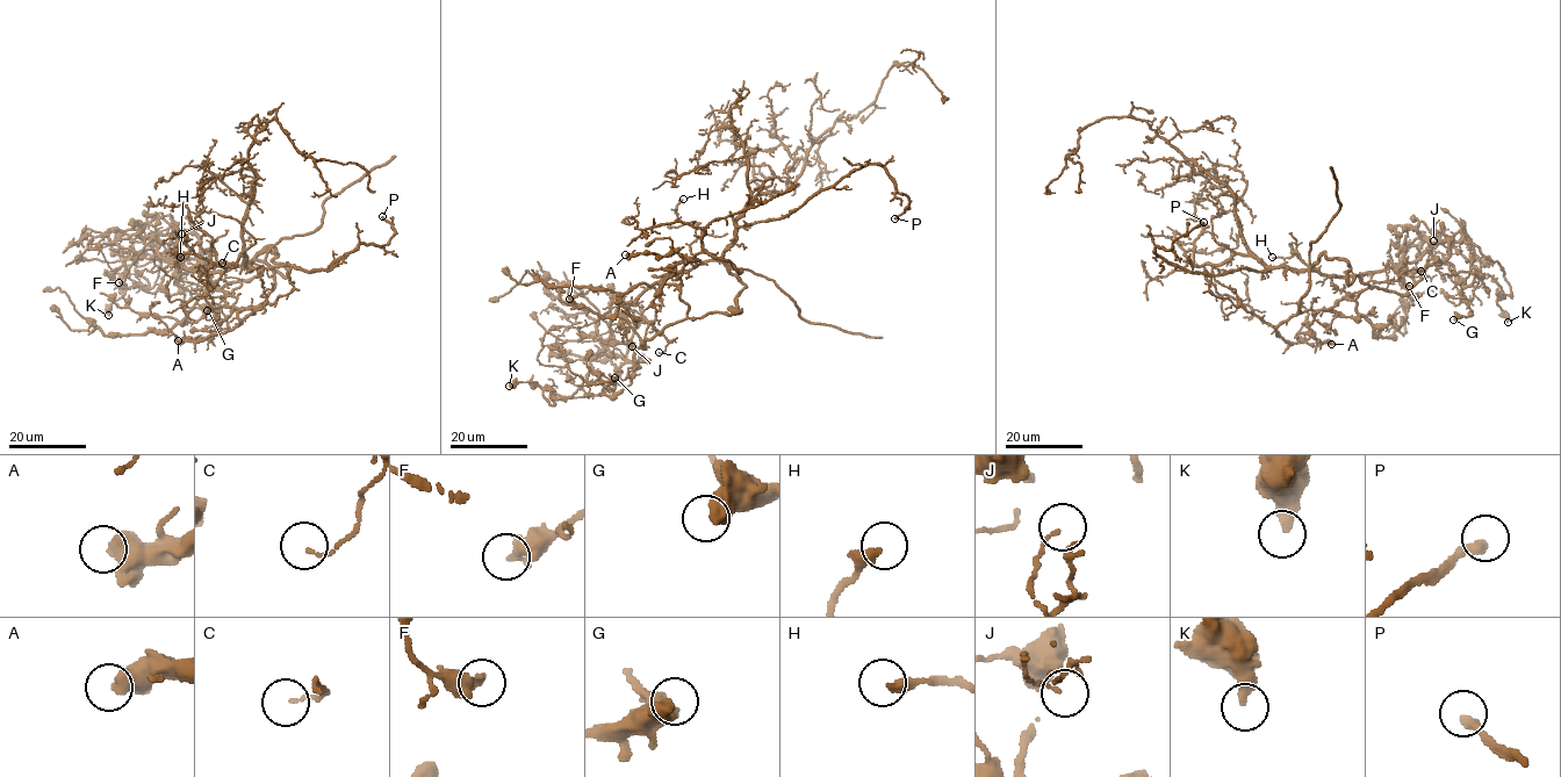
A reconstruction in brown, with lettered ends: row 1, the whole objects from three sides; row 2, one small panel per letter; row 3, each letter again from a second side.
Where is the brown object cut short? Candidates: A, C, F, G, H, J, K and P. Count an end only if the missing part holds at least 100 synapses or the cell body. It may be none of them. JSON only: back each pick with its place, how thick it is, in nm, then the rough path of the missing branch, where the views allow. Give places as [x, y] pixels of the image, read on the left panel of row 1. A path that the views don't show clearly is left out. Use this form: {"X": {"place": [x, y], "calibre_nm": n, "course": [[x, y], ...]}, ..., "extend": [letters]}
{"extend": []}

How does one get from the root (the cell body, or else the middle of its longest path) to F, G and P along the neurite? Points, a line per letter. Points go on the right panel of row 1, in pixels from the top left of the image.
F: (1287, 267), (1338, 275), (1381, 272), (1402, 261), (1404, 247), (1395, 247), (1392, 243), (1394, 272), (1409, 286)
G: (1287, 267), (1338, 275), (1446, 263), (1457, 272), (1477, 274), (1460, 293), (1469, 316), (1453, 319)
P: (1287, 267), (1207, 275), (1188, 272), (1156, 254), (1157, 246), (1172, 250), (1174, 240), (1203, 222)

